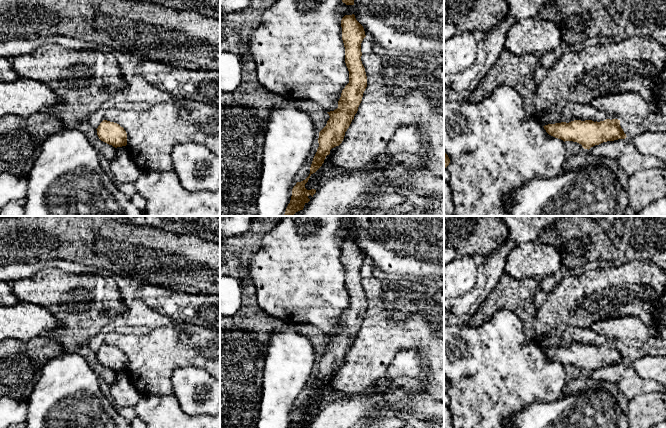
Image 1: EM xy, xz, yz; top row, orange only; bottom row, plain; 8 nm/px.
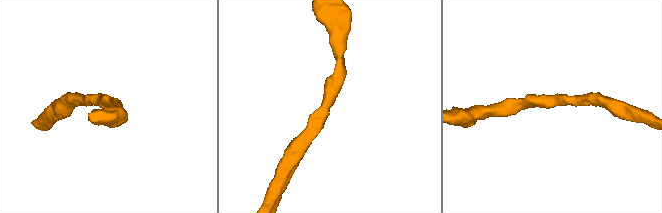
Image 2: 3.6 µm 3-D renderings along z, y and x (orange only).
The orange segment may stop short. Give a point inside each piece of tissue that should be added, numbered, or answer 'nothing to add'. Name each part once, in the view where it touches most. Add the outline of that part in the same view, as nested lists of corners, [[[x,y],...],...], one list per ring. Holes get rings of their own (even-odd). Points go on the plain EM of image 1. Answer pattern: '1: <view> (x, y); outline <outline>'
nothing to add

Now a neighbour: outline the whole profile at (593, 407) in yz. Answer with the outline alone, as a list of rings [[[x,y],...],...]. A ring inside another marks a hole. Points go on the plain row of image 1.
[[[586,388],[578,393],[563,393],[553,402],[535,401],[503,423],[504,428],[629,428],[627,412],[624,412],[616,399],[600,388]]]

